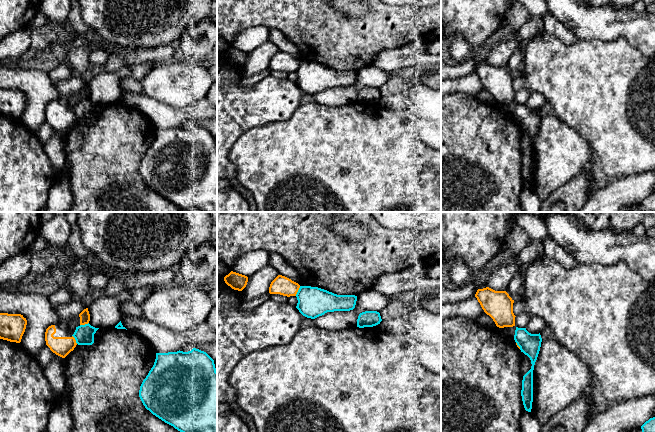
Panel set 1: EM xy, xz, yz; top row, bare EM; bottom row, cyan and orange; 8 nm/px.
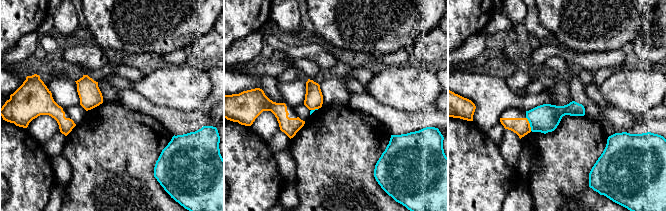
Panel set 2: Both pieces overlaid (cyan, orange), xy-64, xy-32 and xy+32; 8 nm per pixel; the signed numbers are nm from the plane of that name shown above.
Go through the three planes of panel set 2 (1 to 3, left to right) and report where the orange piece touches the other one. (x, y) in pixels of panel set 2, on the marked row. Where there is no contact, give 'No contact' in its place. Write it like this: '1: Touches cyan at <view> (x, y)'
1: No contact
2: Touches cyan at xy-32 (315, 109)
3: Touches cyan at xy+32 (530, 124)

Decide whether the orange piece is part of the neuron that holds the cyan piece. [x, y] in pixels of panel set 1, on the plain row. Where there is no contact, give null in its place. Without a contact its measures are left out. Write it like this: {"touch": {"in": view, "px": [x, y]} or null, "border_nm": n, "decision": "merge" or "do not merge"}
{"touch": {"in": "xz", "px": [298, 67]}, "border_nm": 90, "decision": "do not merge"}

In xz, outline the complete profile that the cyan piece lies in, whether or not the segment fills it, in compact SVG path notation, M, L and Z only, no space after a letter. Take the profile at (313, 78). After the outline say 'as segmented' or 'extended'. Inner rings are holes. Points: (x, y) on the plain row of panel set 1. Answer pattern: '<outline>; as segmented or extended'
M300 62L296 73L298 76L296 84L303 92L311 95L327 88L353 86L357 77L355 71L337 71L311 62Z; as segmented

